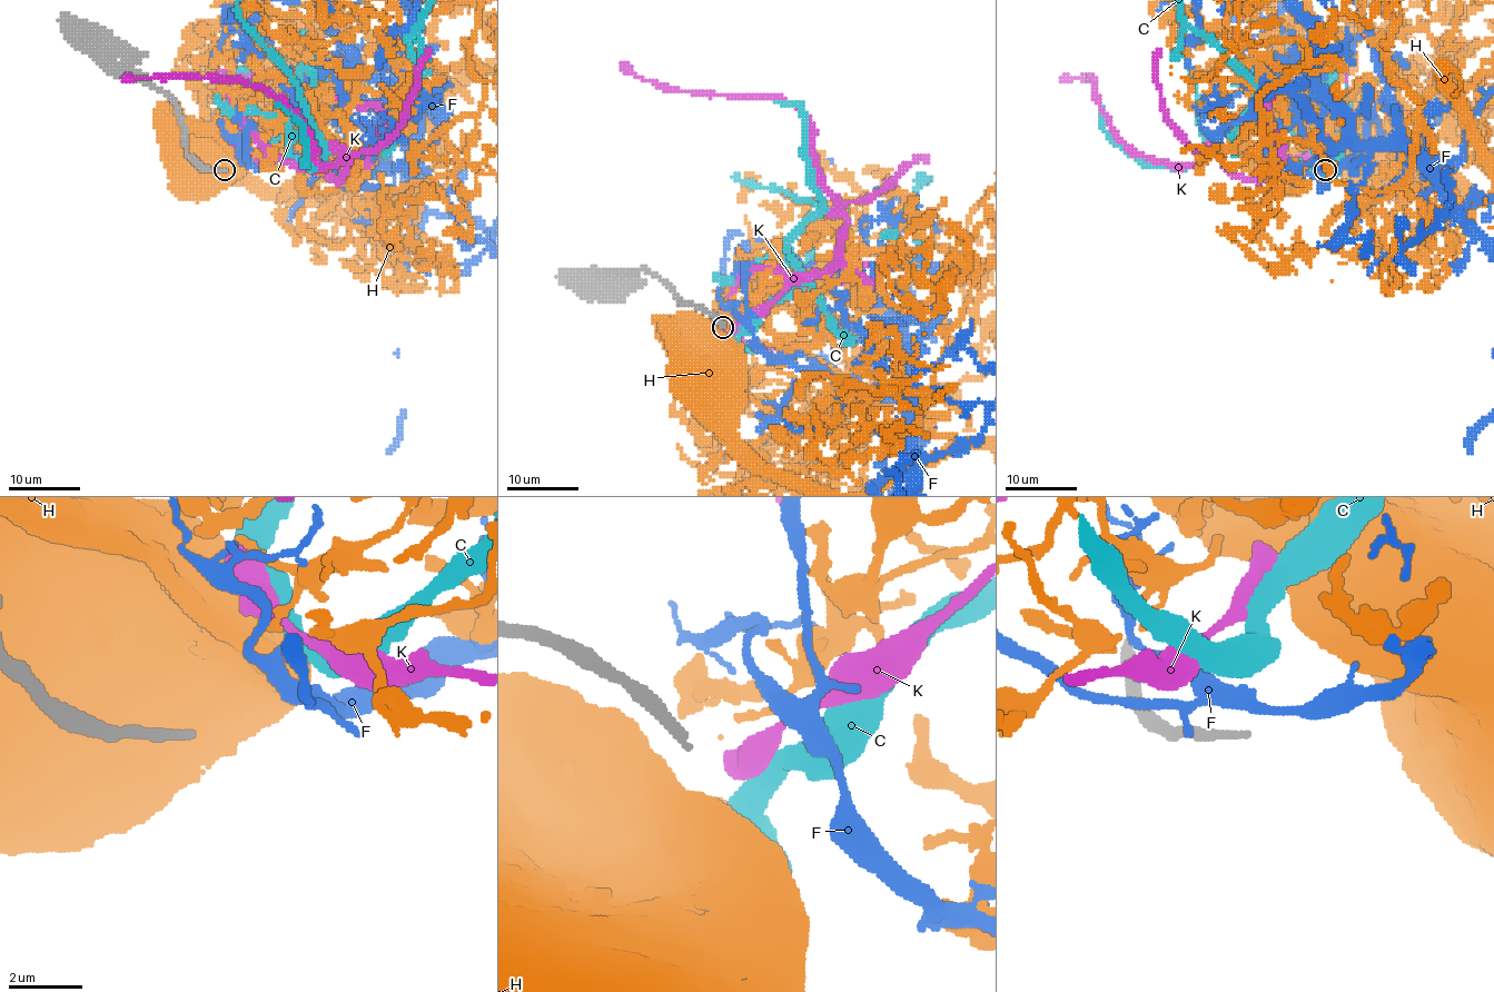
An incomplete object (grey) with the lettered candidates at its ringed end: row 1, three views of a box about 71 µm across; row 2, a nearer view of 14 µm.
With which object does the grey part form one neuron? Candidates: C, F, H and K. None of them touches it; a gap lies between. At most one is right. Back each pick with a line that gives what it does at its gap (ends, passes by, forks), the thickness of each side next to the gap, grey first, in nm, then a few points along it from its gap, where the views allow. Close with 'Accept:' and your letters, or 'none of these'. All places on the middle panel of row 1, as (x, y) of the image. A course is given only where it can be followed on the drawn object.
Accept: none of these

